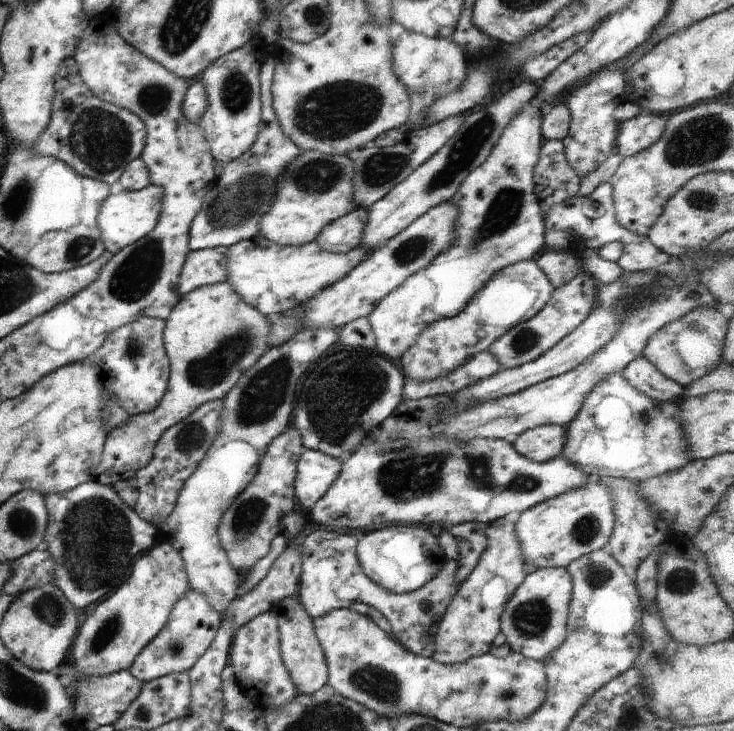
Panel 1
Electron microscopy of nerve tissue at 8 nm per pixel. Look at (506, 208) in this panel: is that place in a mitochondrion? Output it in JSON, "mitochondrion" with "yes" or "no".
{"mitochondrion":"yes"}

